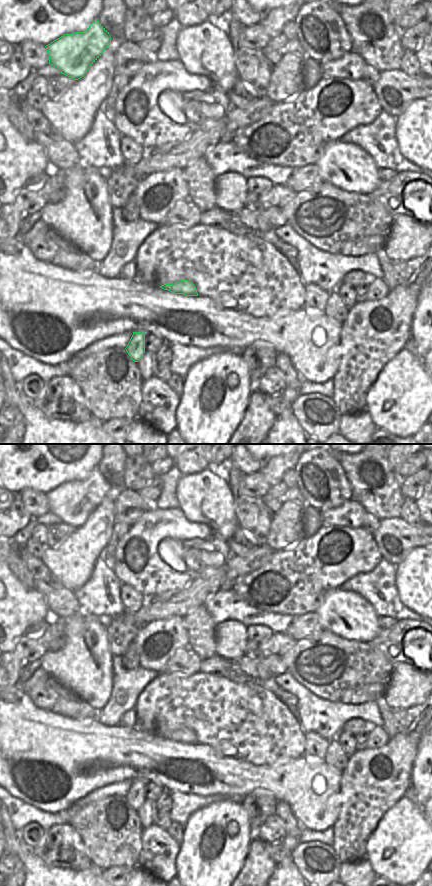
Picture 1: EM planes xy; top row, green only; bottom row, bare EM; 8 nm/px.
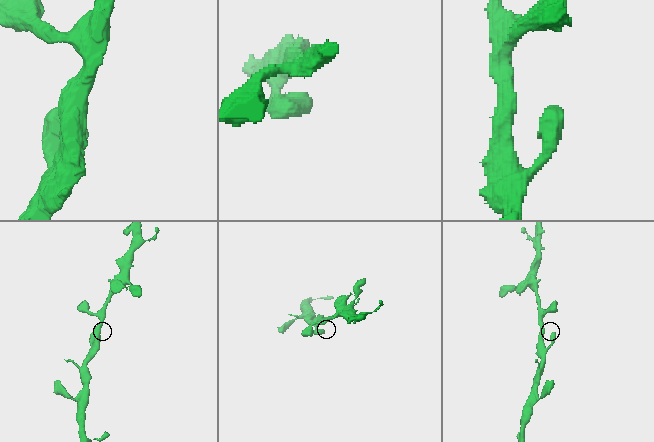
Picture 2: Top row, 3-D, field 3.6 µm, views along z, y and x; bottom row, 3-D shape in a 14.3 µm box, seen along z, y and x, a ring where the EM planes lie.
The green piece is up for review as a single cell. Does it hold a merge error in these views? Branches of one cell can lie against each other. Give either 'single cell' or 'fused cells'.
single cell

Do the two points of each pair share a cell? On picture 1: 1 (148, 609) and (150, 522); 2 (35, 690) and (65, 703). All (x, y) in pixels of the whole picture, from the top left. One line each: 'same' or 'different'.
1: different
2: same

